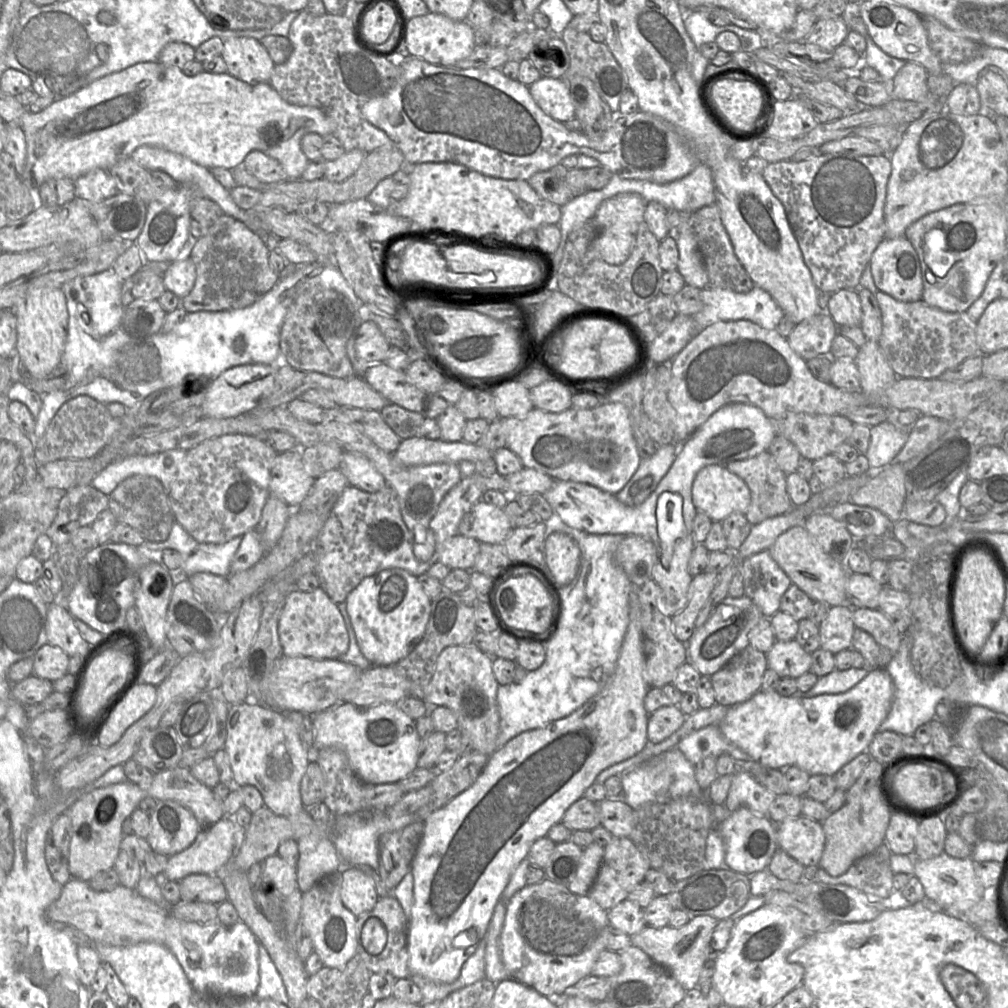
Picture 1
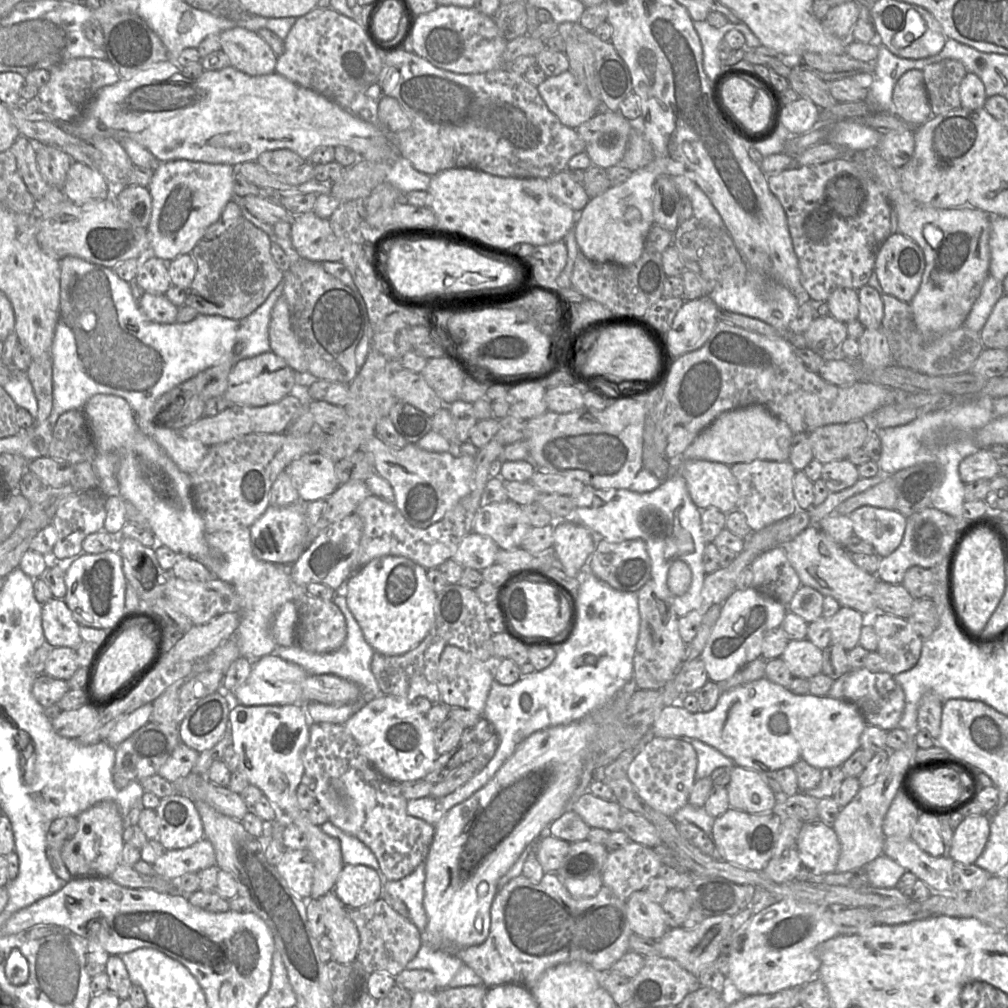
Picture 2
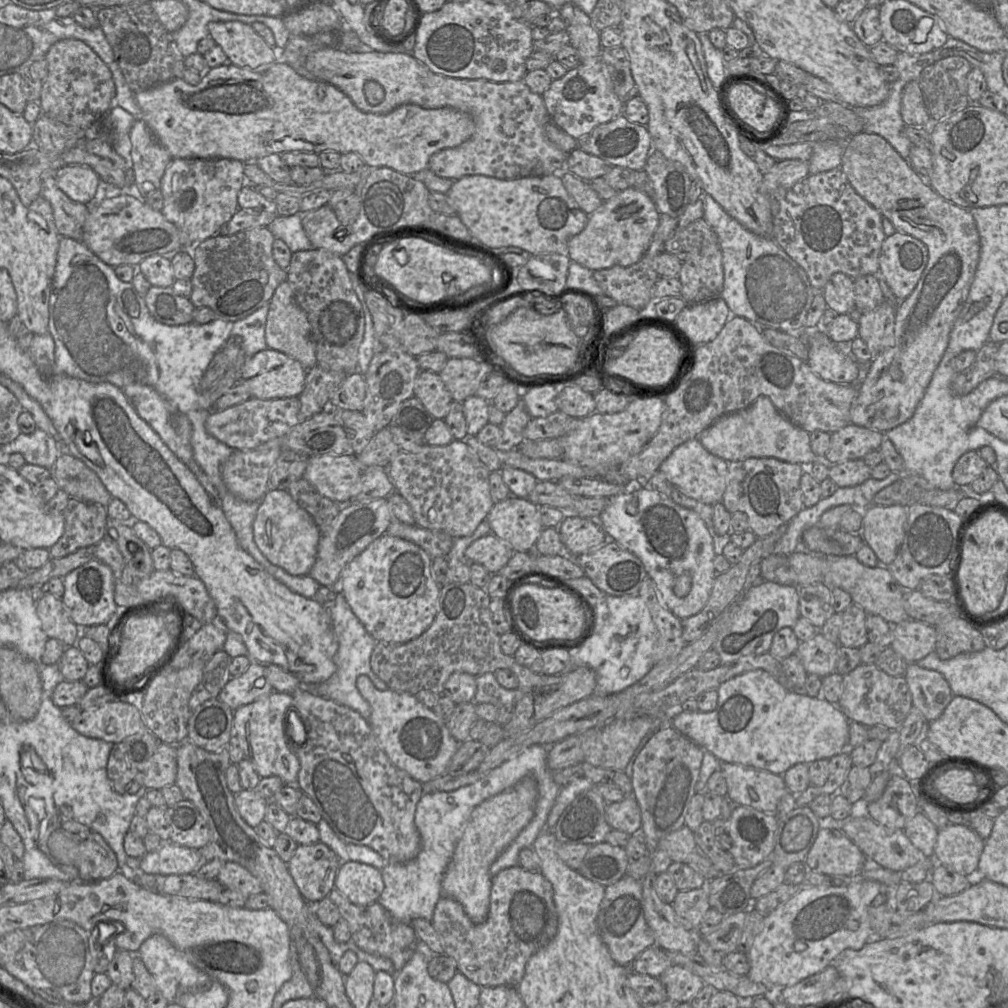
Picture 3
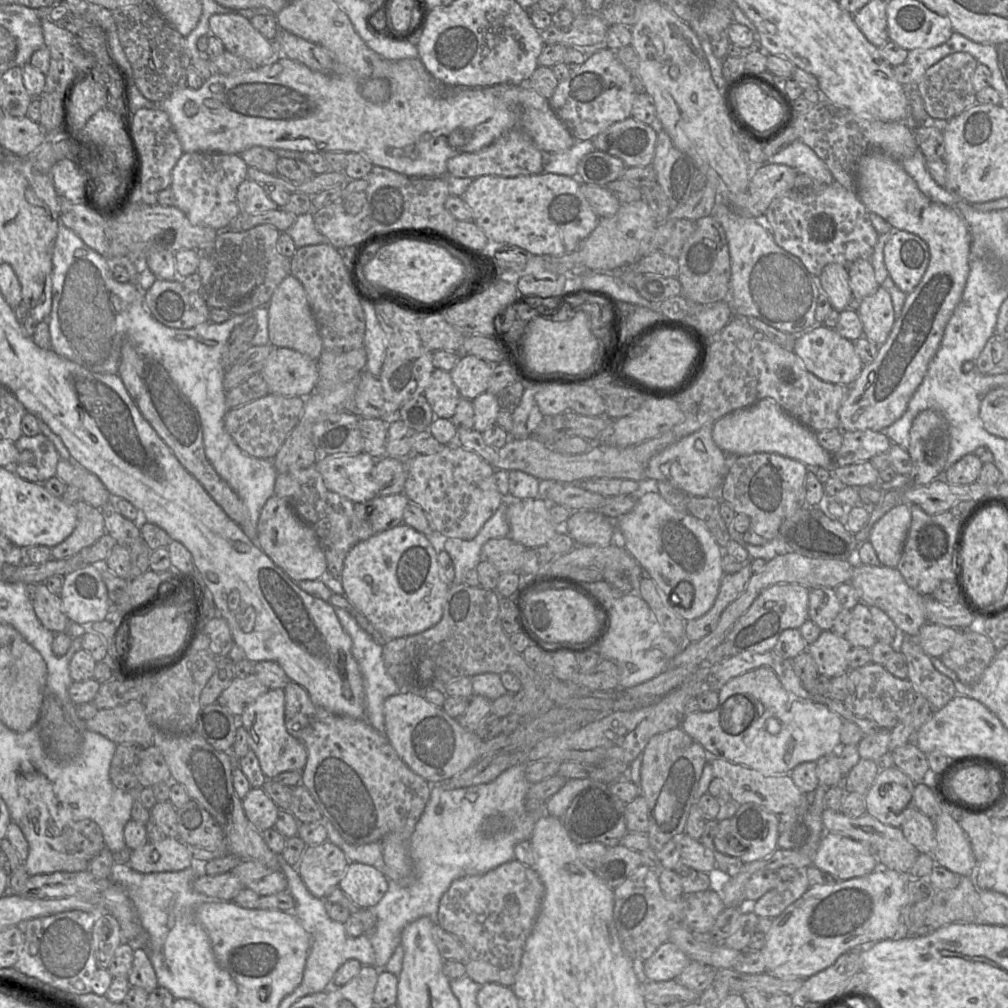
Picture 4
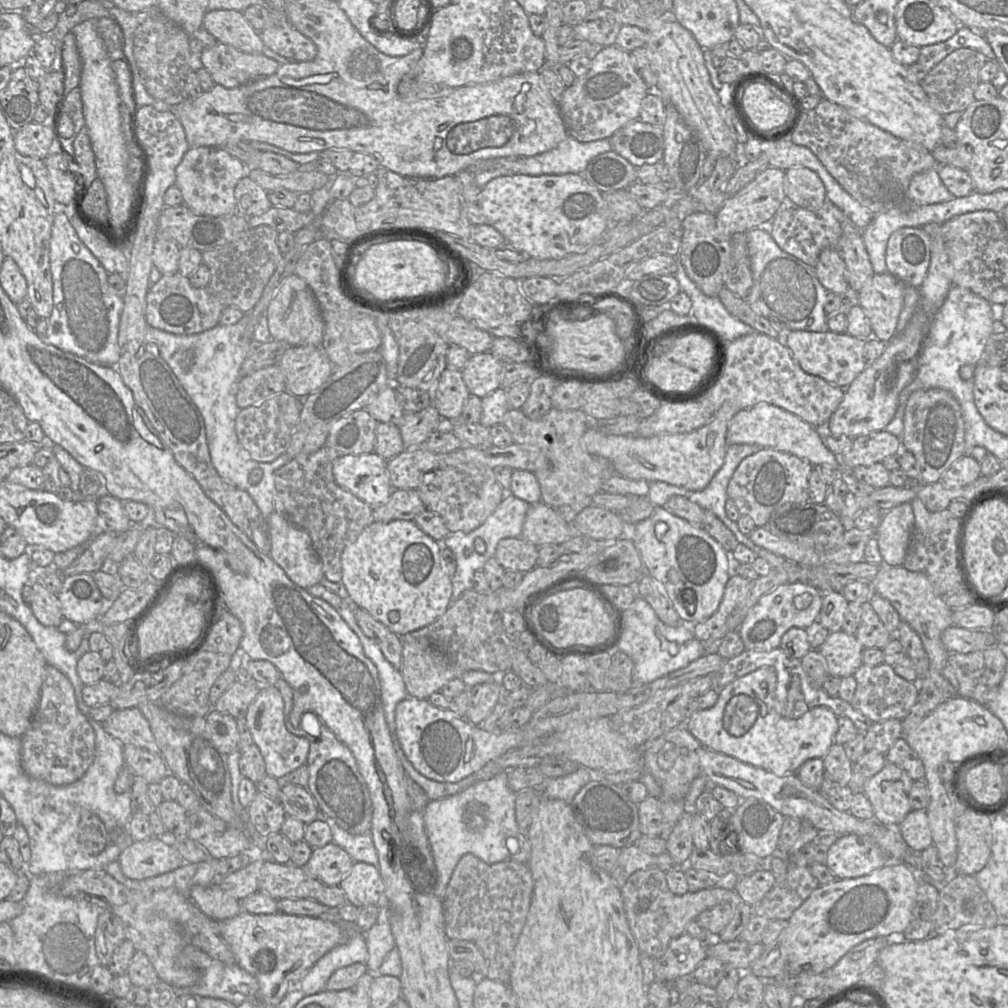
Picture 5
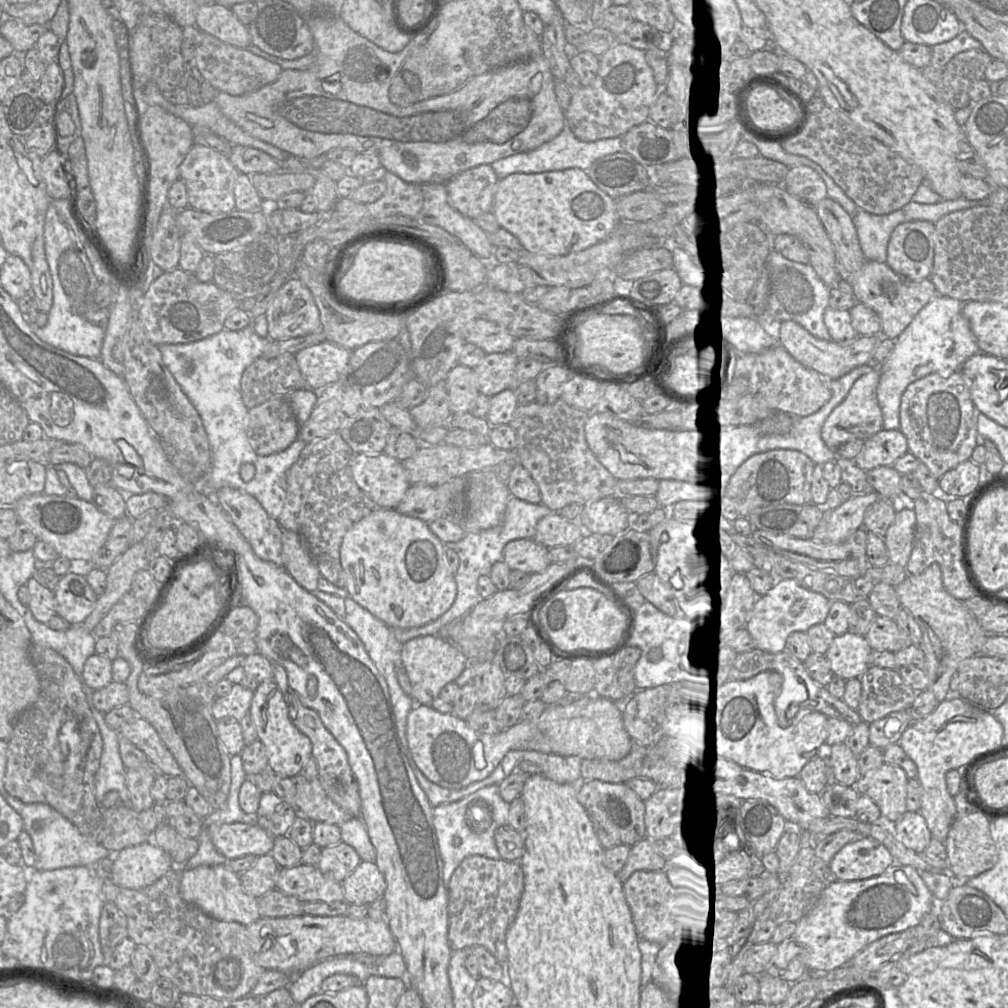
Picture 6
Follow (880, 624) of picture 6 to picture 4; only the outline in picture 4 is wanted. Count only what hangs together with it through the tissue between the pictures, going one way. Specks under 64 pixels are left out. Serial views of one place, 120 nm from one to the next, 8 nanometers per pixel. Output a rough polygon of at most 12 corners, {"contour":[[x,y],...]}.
{"contour":[[869,606],[851,609],[844,637],[853,647],[870,649],[877,638]]}

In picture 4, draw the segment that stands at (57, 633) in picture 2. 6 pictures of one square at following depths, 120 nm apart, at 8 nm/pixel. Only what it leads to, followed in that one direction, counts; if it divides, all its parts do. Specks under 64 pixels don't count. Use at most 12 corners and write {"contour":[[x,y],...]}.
{"contour":[[37,584],[32,603],[45,628],[66,632],[60,595]]}

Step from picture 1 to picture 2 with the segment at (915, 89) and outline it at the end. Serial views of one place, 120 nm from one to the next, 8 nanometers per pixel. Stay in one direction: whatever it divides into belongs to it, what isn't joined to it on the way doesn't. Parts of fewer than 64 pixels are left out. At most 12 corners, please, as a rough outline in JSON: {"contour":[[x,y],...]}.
{"contour":[[923,70],[897,81],[893,114],[911,126],[932,116]]}

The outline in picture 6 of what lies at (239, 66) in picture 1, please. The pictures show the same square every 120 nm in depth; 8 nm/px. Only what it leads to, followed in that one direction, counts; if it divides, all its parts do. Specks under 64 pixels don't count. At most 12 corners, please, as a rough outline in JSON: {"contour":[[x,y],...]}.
{"contour":[[199,7],[195,25],[235,47],[252,45],[248,27],[231,8]]}

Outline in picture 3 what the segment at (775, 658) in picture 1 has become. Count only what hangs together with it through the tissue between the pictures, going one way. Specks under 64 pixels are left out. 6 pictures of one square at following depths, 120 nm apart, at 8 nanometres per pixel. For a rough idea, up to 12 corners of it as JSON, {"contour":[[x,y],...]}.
{"contour":[[818,632],[795,654],[808,674],[836,672],[839,647]]}

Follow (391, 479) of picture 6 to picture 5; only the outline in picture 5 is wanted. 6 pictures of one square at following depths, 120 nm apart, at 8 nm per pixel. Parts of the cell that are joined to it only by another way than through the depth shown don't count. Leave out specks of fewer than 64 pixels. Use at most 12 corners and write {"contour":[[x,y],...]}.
{"contour":[[377,453],[333,461],[335,482],[369,506],[388,502],[387,460]]}

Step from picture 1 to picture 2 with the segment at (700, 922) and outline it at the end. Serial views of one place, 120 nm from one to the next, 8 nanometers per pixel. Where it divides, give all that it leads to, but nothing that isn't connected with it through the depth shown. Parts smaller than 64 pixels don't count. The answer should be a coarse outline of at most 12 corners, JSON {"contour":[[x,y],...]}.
{"contour":[[733,916],[707,917],[694,929],[670,928],[659,955],[695,976],[721,954]]}

